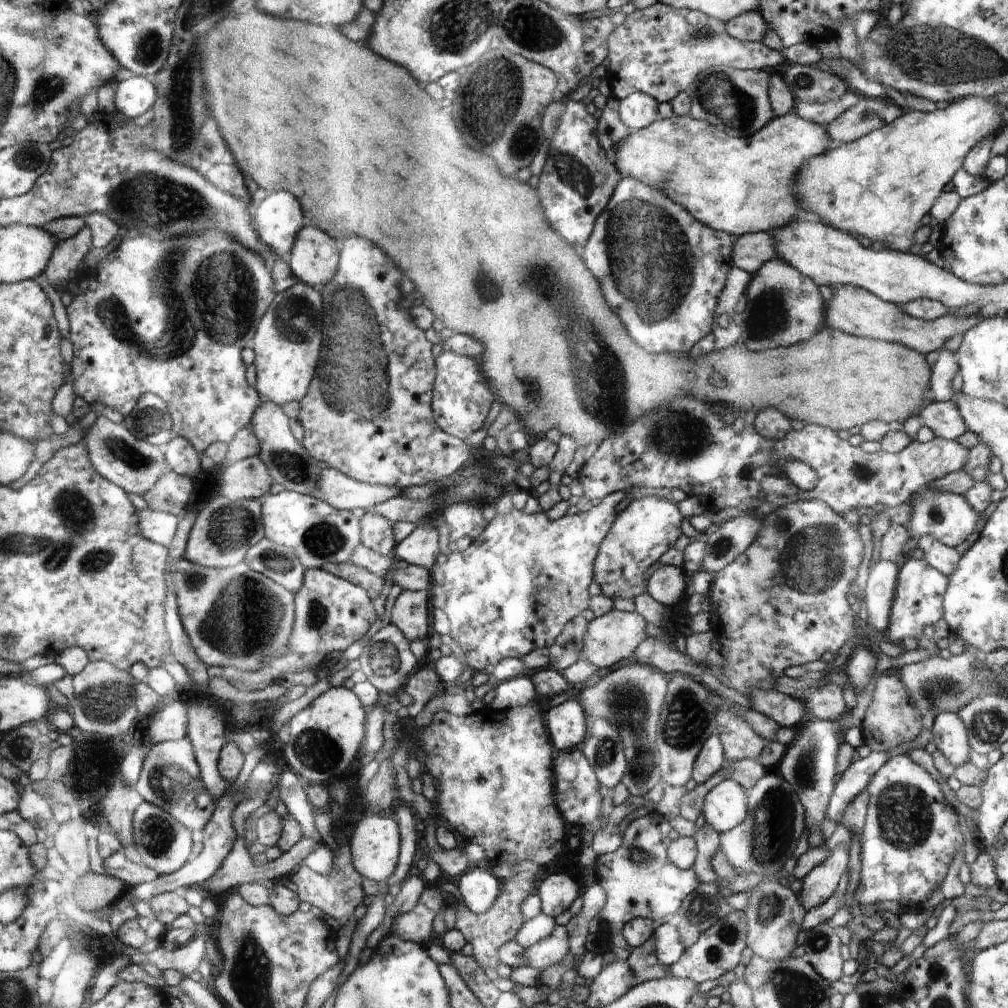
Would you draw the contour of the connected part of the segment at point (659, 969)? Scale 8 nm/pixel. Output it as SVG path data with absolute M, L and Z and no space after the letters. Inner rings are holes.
M654 936L648 938L644 944L630 950L628 964L634 970L637 983L648 980L660 980L664 976L670 975L668 966L660 964L656 958L656 942Z

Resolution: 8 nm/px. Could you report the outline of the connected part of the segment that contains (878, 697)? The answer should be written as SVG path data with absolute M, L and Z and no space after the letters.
M898 668L884 670L882 674L877 676L872 700L866 708L860 728L864 744L876 752L887 752L890 748L910 742L910 740L916 740L920 736L924 729L922 714L913 704L910 690L902 681Z

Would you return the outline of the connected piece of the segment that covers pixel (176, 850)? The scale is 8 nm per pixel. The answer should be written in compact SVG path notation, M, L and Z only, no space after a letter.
M142 802L142 806L138 808L136 814L136 842L140 848L140 854L144 858L144 862L158 870L160 874L172 874L176 870L180 870L192 856L192 848L194 848L194 834L192 830L182 824L174 814L170 814L168 810L162 810L156 804L150 802Z

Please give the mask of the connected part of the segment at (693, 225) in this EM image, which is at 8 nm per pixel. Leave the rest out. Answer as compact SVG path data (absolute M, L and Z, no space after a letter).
M636 178L621 179L610 208L598 216L594 236L582 256L590 264L590 272L602 280L606 300L614 304L614 312L626 320L630 336L646 352L688 354L698 340L712 332L712 314L728 274L732 235L698 222L664 192Z

